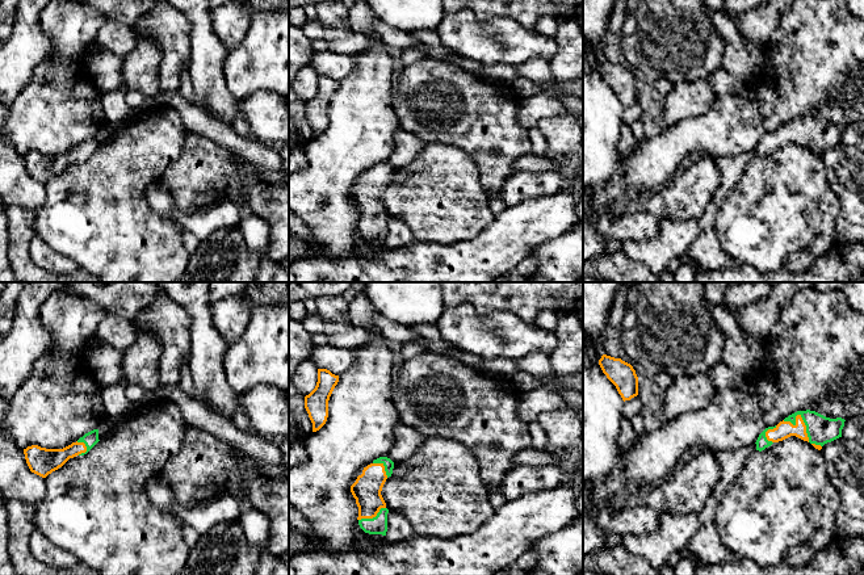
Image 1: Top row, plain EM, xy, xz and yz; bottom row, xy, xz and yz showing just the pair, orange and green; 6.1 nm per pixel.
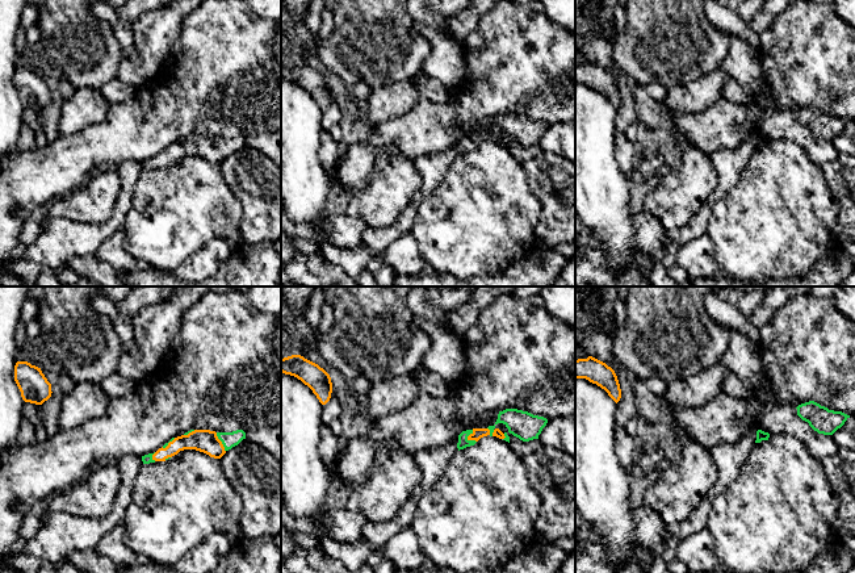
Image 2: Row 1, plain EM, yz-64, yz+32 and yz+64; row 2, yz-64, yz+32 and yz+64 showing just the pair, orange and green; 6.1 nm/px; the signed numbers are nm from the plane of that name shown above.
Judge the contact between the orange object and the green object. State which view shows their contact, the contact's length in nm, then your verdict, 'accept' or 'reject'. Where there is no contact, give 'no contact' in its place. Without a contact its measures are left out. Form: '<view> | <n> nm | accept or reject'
yz | 220 nm | accept

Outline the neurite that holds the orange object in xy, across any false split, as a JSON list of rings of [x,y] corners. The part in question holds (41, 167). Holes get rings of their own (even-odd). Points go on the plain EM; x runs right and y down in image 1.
[[[93,135],[63,155],[46,155],[32,151],[24,155],[24,160],[30,177],[46,184],[70,164],[87,160],[98,147],[98,135]]]

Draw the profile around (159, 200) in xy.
[[[160,182],[152,184],[146,189],[146,200],[150,209],[162,215],[171,217],[173,213],[172,194]]]

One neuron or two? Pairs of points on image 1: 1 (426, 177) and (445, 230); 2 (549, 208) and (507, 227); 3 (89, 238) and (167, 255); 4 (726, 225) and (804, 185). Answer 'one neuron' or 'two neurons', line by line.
1: one neuron
2: one neuron
3: one neuron
4: one neuron

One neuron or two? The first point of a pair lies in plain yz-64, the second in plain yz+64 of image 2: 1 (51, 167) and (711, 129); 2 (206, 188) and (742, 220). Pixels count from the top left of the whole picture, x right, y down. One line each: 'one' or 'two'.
1: one
2: one

